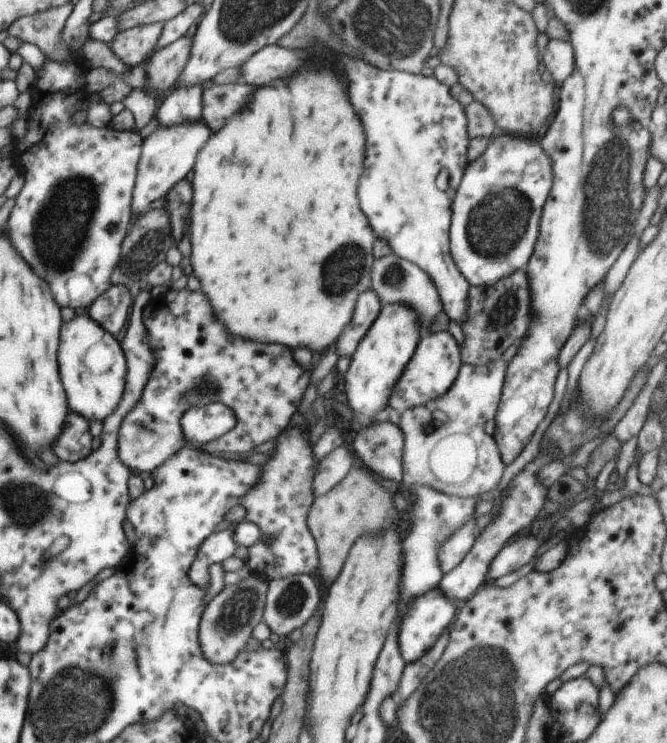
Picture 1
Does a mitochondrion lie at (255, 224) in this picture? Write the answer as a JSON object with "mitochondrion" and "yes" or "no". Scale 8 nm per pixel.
{"mitochondrion":"no"}

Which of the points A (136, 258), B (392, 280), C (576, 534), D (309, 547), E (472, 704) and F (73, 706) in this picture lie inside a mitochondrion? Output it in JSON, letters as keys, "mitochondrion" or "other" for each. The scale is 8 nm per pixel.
{"A":"mitochondrion","B":"mitochondrion","C":"other","D":"other","E":"mitochondrion","F":"mitochondrion"}

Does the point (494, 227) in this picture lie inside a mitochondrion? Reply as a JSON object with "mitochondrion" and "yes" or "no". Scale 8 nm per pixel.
{"mitochondrion":"yes"}

